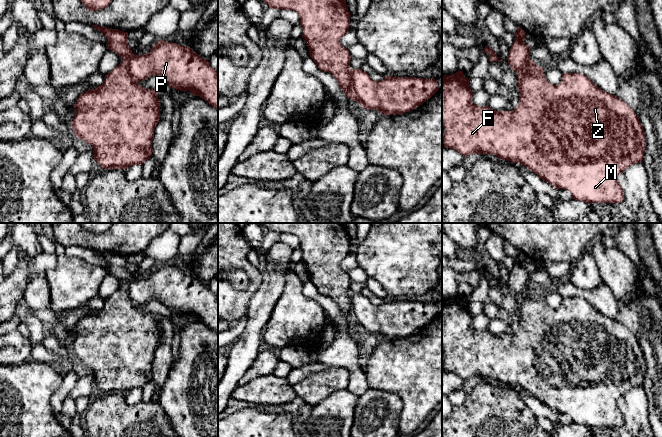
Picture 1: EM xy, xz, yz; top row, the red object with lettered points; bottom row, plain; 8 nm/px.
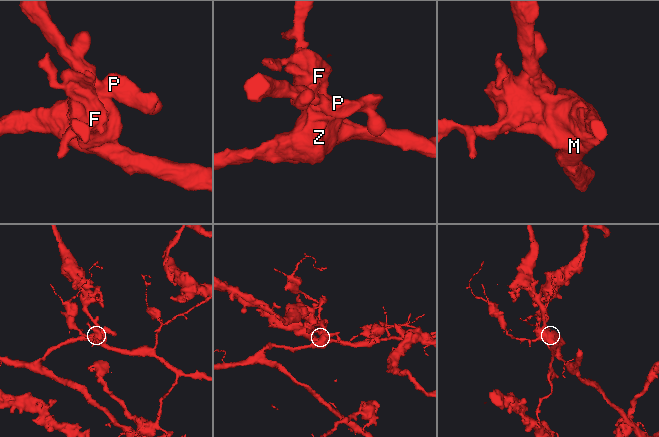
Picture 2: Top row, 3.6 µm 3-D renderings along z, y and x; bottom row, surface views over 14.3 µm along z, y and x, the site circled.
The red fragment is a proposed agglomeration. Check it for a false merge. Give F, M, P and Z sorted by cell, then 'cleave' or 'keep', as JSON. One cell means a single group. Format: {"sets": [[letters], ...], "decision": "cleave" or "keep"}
{"sets": [["F", "M", "Z"], ["P"]], "decision": "cleave"}

